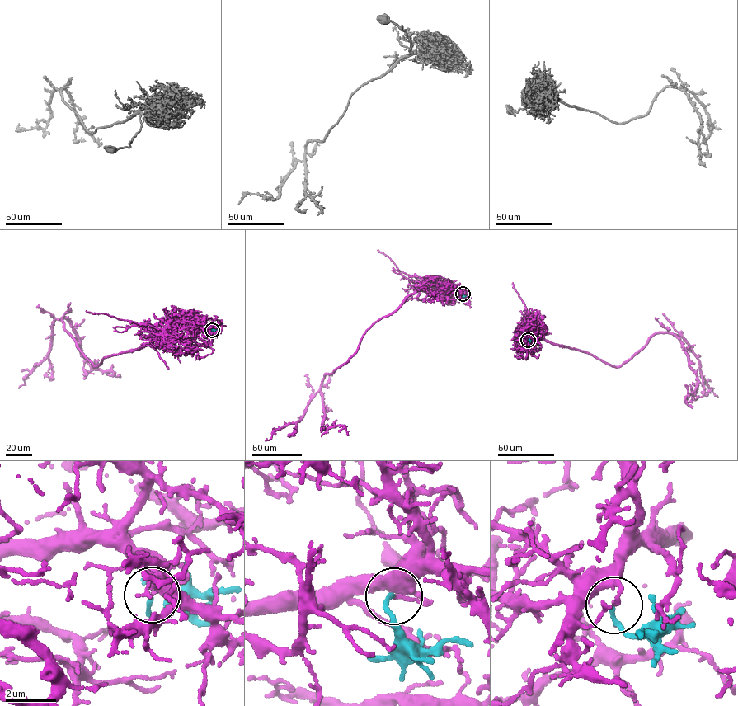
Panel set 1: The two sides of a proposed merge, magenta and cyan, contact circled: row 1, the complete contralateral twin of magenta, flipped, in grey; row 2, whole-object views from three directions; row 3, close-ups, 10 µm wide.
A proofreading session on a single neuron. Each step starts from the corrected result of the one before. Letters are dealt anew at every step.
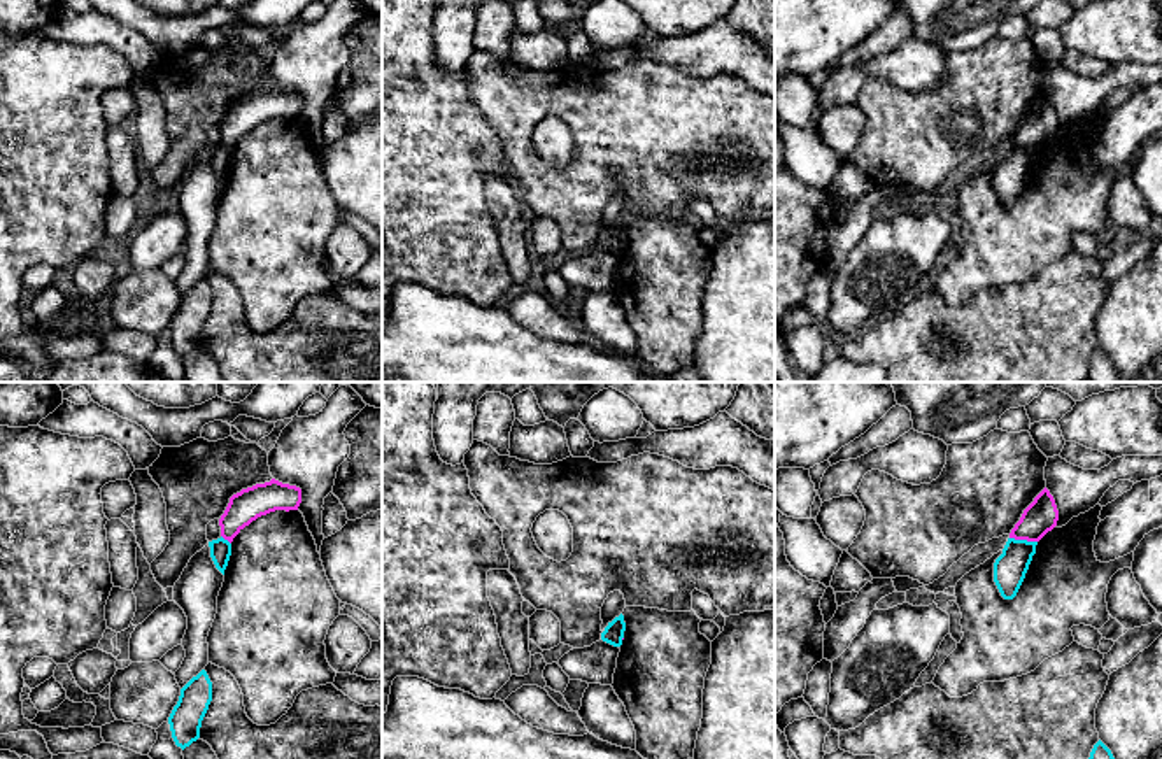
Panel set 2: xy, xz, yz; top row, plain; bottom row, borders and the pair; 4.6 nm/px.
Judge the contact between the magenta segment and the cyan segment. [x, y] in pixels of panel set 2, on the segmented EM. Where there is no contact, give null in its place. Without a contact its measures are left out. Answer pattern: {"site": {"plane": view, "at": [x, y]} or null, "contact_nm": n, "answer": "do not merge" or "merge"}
{"site": {"plane": "yz", "at": [1024, 539]}, "contact_nm": 130, "answer": "do not merge"}

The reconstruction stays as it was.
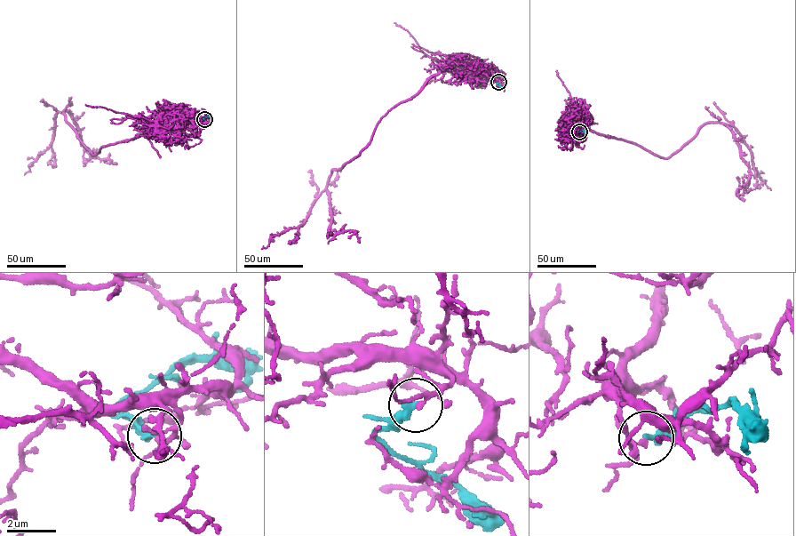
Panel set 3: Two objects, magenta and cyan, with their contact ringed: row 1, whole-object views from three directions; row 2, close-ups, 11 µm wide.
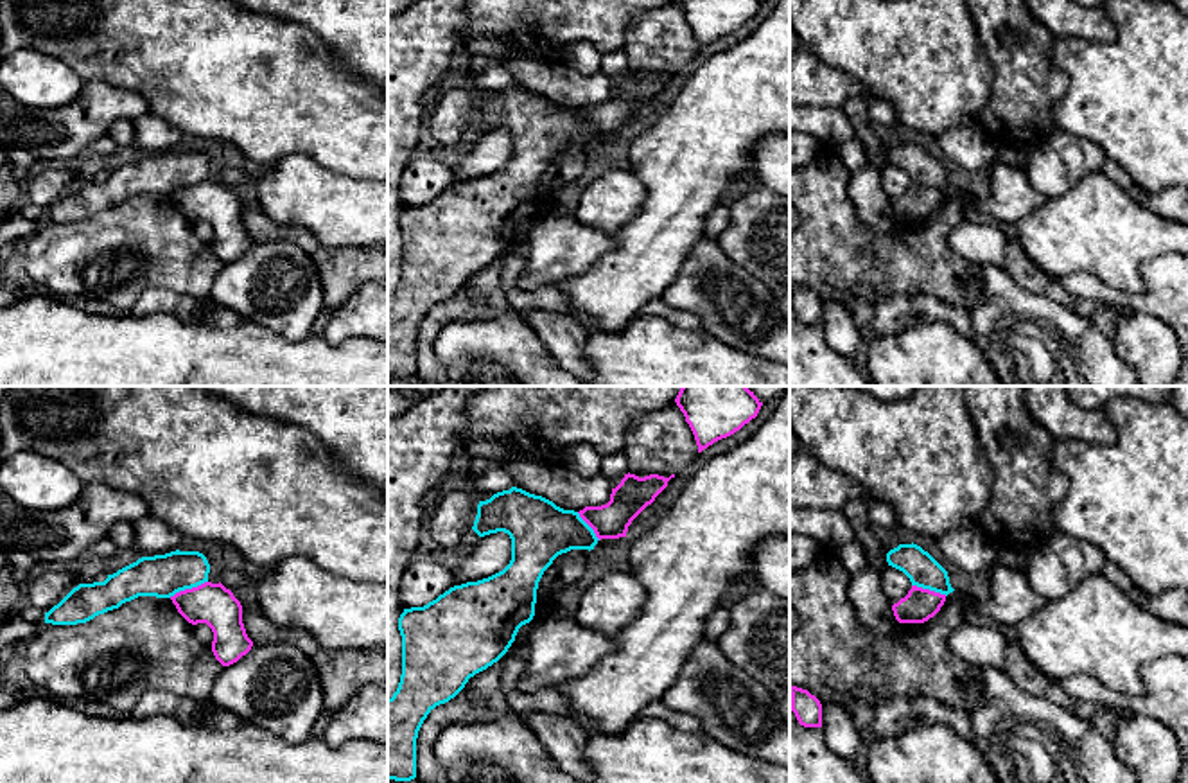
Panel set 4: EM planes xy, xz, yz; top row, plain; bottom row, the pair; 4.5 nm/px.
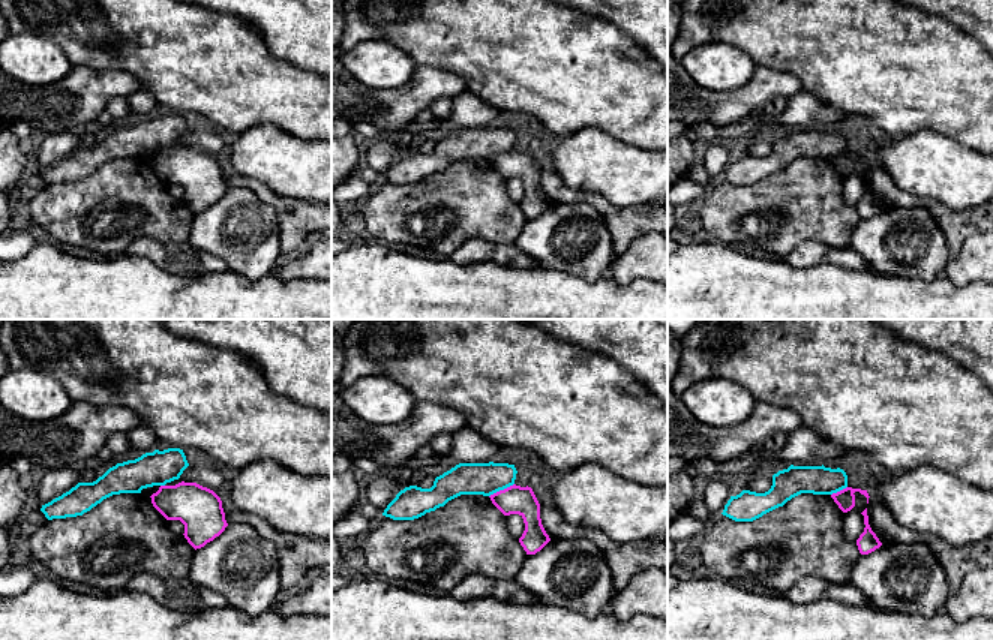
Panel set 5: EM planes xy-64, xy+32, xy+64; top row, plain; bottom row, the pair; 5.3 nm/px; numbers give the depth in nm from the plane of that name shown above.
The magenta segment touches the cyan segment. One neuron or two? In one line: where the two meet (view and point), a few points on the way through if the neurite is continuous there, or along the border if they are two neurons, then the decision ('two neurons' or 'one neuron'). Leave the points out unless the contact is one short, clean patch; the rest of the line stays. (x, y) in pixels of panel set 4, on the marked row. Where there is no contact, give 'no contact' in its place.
meets magenta in xy at (187, 589); border along xy (207, 580), (169, 597); two neurons

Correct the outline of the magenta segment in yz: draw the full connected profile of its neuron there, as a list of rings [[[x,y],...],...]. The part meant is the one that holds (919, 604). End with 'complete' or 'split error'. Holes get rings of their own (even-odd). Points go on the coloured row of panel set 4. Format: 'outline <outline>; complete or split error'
outline [[[912,585],[908,594],[892,605],[899,623],[924,623],[933,618],[946,602],[946,594]]]; complete

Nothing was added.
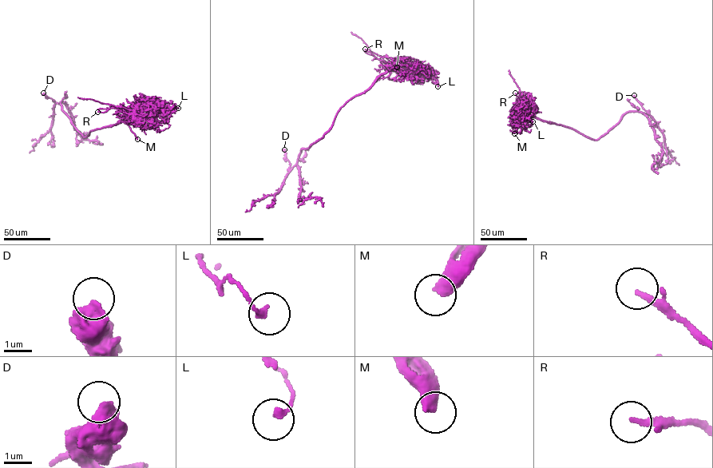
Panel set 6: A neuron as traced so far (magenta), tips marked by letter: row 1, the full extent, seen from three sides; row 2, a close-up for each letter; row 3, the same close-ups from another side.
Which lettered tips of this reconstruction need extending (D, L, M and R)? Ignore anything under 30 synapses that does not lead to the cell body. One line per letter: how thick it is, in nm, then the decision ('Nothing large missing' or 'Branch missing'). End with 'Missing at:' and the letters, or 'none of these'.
D: Thickness 650 nm. Nothing large missing
L: Thickness 200 nm. Nothing large missing
M: Thickness 500 nm. Branch missing
R: Thickness 140 nm. Nothing large missing
Missing at: M

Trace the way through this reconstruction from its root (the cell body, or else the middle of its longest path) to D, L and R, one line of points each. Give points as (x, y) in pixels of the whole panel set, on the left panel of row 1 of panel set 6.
D: (89, 132), (83, 136), (63, 112), (61, 102), (54, 101), (43, 93)
L: (89, 132), (119, 123), (125, 117), (128, 109), (142, 102), (178, 108)
R: (89, 132), (117, 124), (124, 117), (124, 109), (121, 111), (112, 108), (104, 113), (97, 112)

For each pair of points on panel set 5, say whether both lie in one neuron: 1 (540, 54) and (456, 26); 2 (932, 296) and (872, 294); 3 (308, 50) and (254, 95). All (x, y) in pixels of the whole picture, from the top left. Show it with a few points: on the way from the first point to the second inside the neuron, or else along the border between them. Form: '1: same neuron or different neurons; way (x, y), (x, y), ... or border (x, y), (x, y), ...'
1: same neuron; way (519, 51), (489, 27), (477, 26)
2: same neuron; way (917, 296), (887, 296)
3: different neurons; border (264, 42), (275, 56), (315, 74)

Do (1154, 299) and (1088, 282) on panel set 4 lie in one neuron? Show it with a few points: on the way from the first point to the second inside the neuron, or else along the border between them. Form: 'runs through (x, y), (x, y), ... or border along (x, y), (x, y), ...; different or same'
runs through (1138, 300), (1104, 295); same

